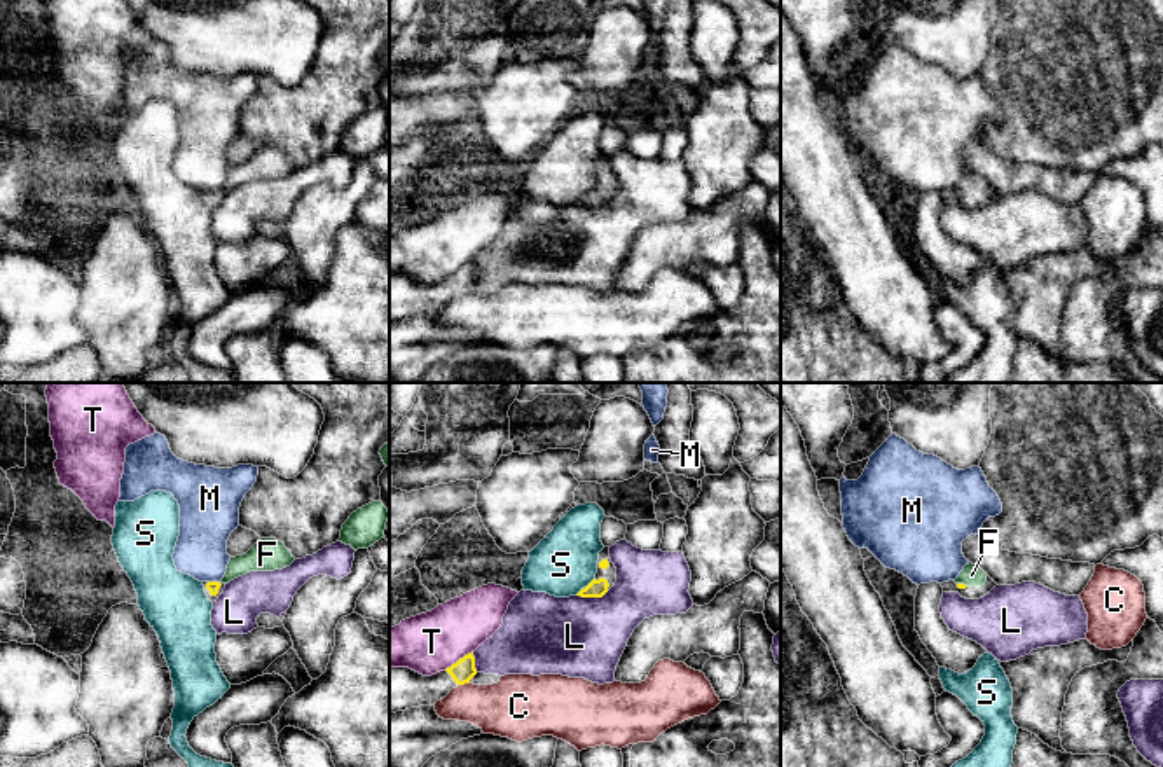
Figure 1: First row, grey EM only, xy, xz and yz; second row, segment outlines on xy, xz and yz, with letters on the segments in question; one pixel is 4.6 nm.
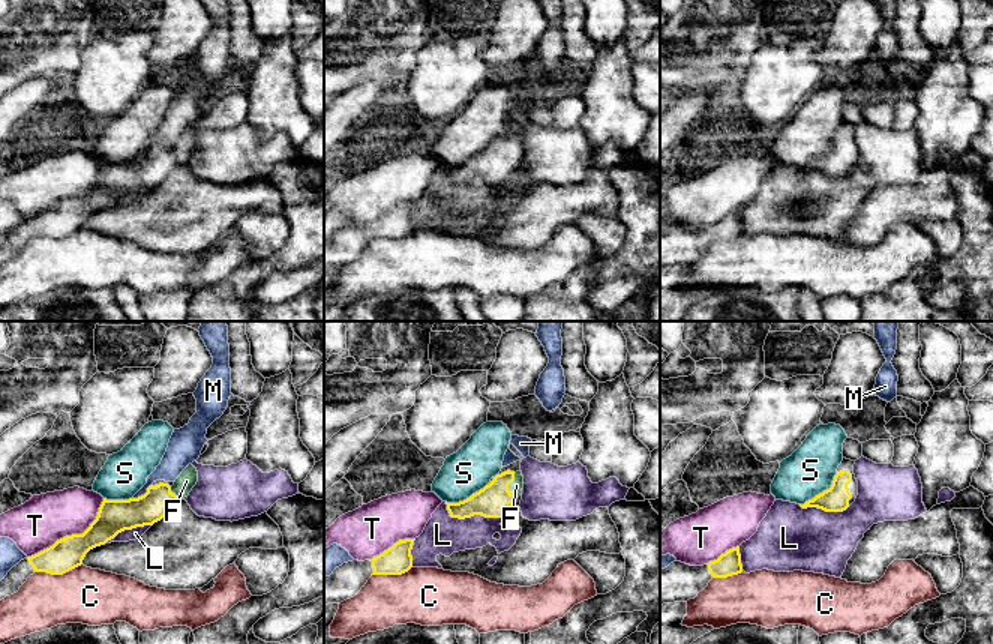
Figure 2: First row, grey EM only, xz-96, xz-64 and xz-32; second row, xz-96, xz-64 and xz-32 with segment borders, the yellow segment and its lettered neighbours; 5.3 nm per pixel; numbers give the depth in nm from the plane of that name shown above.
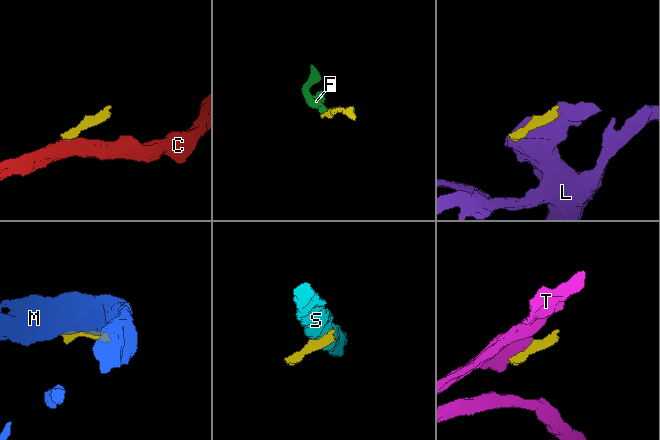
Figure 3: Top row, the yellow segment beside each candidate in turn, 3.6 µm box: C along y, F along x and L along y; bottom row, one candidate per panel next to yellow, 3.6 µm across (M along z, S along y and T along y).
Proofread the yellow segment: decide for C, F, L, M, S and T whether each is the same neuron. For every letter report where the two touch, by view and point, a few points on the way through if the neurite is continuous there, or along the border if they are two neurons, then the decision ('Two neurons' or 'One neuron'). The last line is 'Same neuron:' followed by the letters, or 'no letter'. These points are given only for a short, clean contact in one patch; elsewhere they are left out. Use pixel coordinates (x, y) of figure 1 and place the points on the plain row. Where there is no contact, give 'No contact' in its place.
C: Touches yellow at xz (463, 292). Boundary: xz (468, 290), (458, 294). Two neurons
F: Touches yellow at yz (963, 193). Path across: yz (961, 194), (963, 193), (971, 184). One neuron
L: Touches yellow at xz (592, 205). Two neurons
M: Touches yellow at xy (213, 191). Two neurons
S: Touches yellow at xz (585, 196). Boundary: xz (594, 186), (575, 203). Two neurons
T: Touches yellow at xz (460, 268). Two neurons
Same neuron: F

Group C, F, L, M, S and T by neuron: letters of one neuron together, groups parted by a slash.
C / F / L / M / S / T

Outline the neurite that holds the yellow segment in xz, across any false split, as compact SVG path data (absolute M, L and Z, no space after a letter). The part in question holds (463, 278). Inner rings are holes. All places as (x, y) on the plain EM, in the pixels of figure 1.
M473 260L431 285L409 276L389 276L389 323L419 314L433 314L458 294L477 283Z

